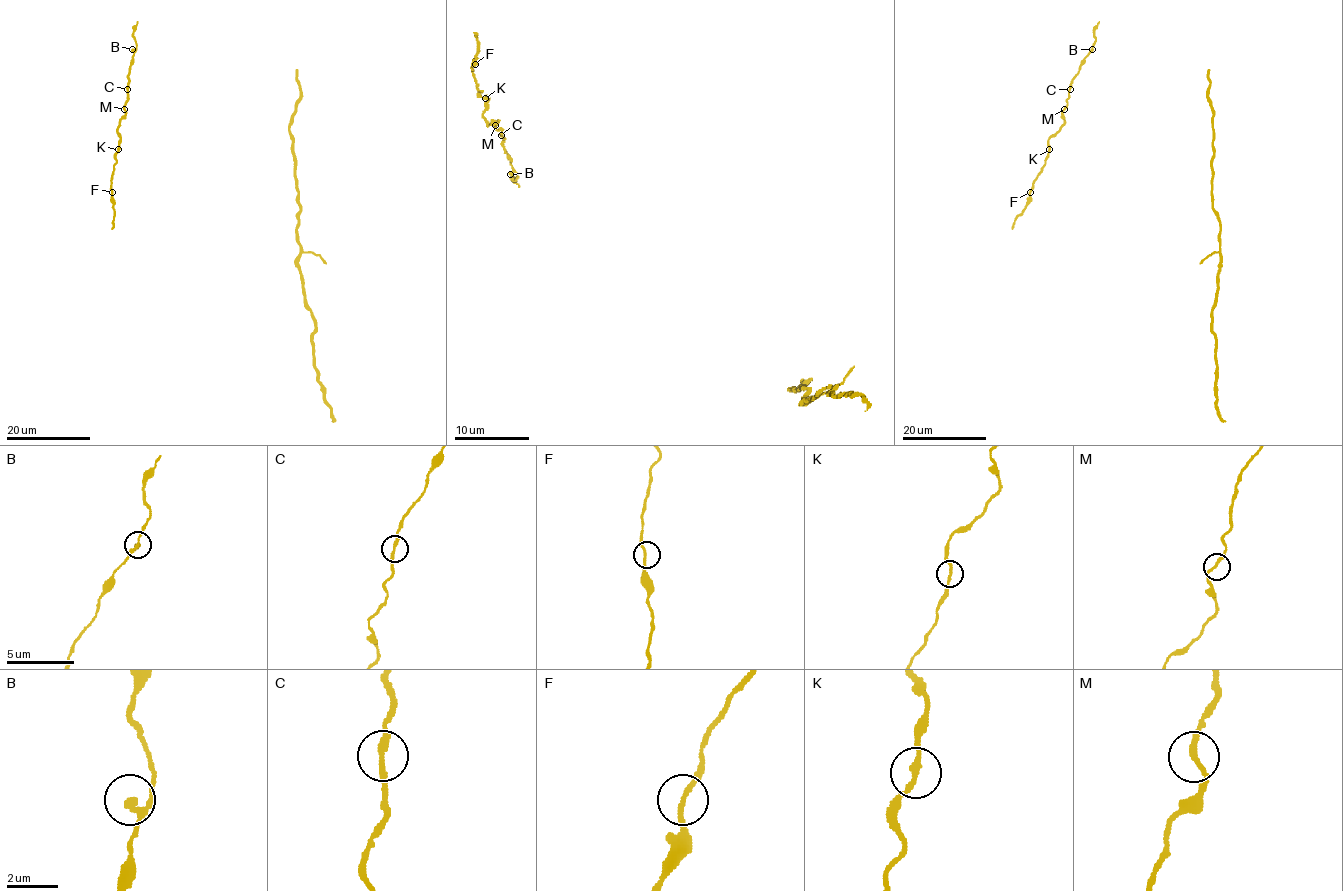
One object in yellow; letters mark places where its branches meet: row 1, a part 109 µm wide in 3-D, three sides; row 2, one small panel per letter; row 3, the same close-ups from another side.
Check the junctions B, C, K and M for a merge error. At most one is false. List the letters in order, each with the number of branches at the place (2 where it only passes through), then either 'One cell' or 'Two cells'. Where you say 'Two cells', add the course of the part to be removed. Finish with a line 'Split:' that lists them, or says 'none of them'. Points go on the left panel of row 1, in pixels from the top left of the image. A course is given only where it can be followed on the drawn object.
B: Branches: 2. One cell
C: Branches: 2. One cell
K: Branches: 2. One cell
M: Branches: 2. One cell
Split: none of them

